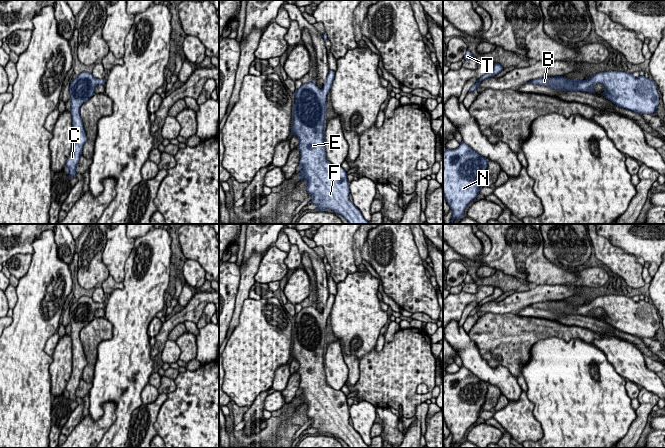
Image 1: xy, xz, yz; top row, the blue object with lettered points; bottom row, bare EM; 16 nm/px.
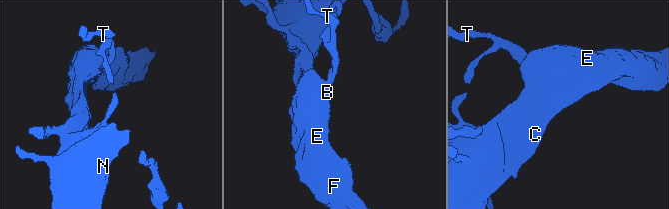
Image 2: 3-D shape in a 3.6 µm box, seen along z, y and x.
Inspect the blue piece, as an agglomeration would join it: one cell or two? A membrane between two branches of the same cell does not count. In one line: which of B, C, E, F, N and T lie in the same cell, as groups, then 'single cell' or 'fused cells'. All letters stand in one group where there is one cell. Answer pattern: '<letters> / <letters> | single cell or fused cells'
B C E F N T | single cell

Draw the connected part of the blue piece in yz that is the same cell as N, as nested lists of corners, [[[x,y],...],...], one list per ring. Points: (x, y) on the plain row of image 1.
[[[461,366],[457,373],[446,373],[443,376],[443,418],[452,434],[451,447],[460,444],[467,429],[477,422],[485,402],[488,385],[464,366]]]

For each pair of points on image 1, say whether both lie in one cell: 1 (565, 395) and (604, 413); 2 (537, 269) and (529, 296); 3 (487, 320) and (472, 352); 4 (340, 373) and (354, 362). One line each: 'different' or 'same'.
1: same
2: different
3: different
4: different

